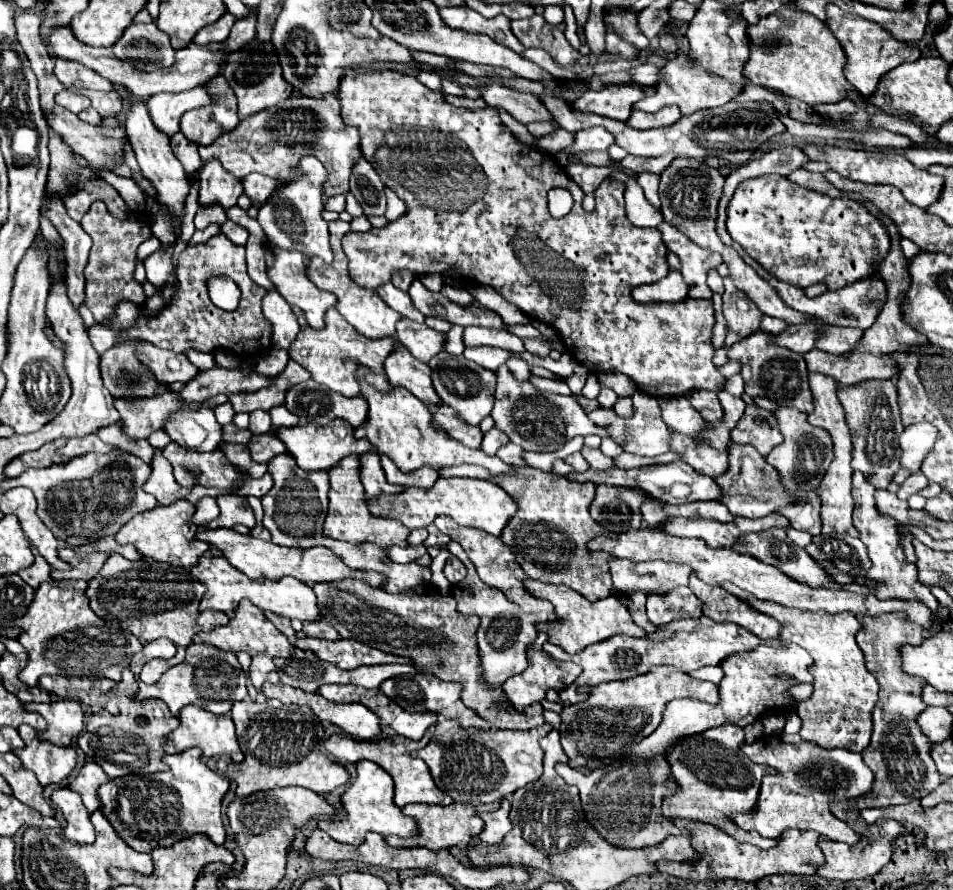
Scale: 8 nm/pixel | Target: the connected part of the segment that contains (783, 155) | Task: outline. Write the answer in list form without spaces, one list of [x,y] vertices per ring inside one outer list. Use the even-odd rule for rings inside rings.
[[[783,146],[783,148],[775,148],[767,154],[763,154],[761,158],[757,160],[751,160],[739,168],[735,168],[727,178],[725,178],[725,188],[723,188],[723,198],[719,202],[719,218],[717,218],[717,232],[719,236],[725,236],[727,230],[725,230],[725,218],[727,218],[727,206],[733,198],[733,192],[735,188],[743,182],[743,180],[749,180],[749,178],[757,178],[757,176],[763,176],[763,174],[781,174],[781,176],[787,176],[791,174],[793,170],[799,170],[803,168],[803,164],[809,162],[809,156],[793,146]]]

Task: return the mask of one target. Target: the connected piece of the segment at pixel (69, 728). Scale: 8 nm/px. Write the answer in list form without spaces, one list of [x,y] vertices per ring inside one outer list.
[[[59,700],[53,704],[25,704],[25,710],[37,712],[47,722],[47,732],[39,732],[39,738],[55,746],[71,746],[73,738],[83,730],[83,710],[79,702]]]

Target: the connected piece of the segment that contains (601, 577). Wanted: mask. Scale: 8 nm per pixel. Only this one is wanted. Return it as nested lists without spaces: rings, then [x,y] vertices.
[[[463,464],[443,468],[441,476],[471,476],[491,480],[519,504],[519,512],[505,526],[501,540],[513,550],[519,566],[529,578],[549,584],[565,584],[571,590],[583,594],[587,600],[601,600],[613,594],[613,582],[609,576],[609,560],[613,556],[605,552],[591,552],[587,548],[589,540],[601,534],[609,534],[589,514],[589,506],[595,498],[593,482],[579,484],[553,472],[543,474],[543,470],[535,468],[517,468],[515,474],[501,476],[487,476],[487,472],[483,476],[481,472],[485,470],[475,468],[473,472],[471,464]]]

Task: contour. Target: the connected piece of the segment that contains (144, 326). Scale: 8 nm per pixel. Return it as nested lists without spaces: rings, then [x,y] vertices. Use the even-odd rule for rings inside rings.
[[[217,234],[203,244],[185,248],[178,259],[176,285],[175,296],[157,316],[145,316],[143,312],[139,312],[135,324],[123,330],[117,336],[115,344],[131,340],[147,340],[157,348],[165,348],[175,354],[185,354],[187,350],[193,348],[209,354],[223,350],[237,354],[241,358],[255,358],[263,354],[267,348],[271,348],[271,332],[273,332],[271,322],[261,312],[261,298],[267,294],[267,290],[251,282],[245,264],[245,246],[233,244],[225,234]],[[209,274],[229,276],[233,282],[237,282],[241,290],[241,300],[237,310],[225,312],[209,300],[207,294]],[[233,344],[245,344],[245,346],[233,346]]]

